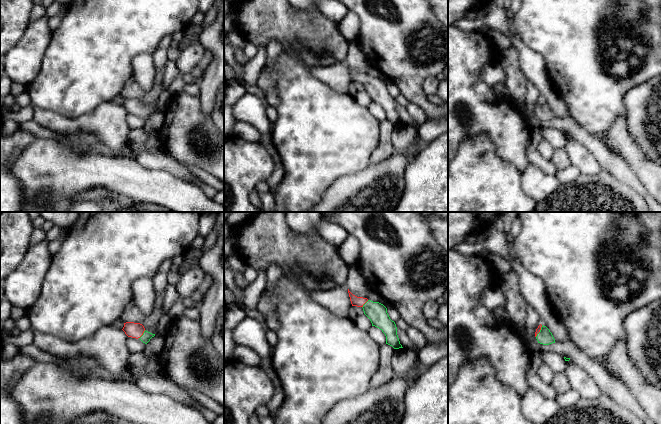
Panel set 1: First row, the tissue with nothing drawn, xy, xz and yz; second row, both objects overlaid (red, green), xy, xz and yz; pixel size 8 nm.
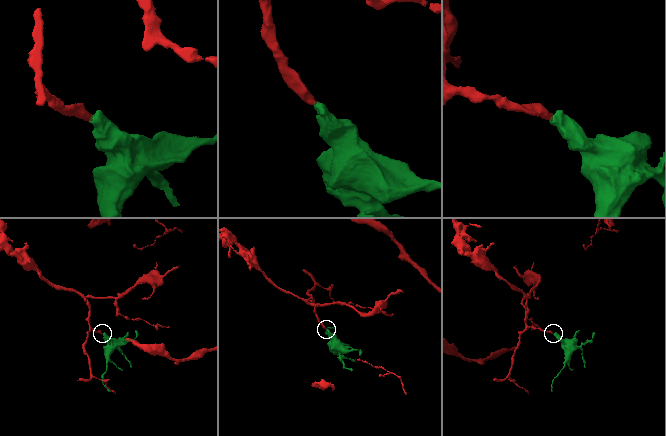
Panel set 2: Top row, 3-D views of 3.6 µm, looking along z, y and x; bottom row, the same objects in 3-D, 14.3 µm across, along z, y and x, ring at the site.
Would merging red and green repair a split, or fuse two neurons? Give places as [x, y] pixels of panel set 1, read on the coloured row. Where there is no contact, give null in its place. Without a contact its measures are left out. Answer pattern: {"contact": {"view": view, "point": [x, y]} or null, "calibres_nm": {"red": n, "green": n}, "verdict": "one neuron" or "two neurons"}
{"contact": {"view": "xy", "point": [142, 334]}, "calibres_nm": {"red": 130, "green": 80}, "verdict": "one neuron"}

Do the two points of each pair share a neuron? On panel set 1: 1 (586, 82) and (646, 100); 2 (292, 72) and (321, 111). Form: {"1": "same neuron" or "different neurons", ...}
{"1": "different neurons", "2": "same neuron"}

